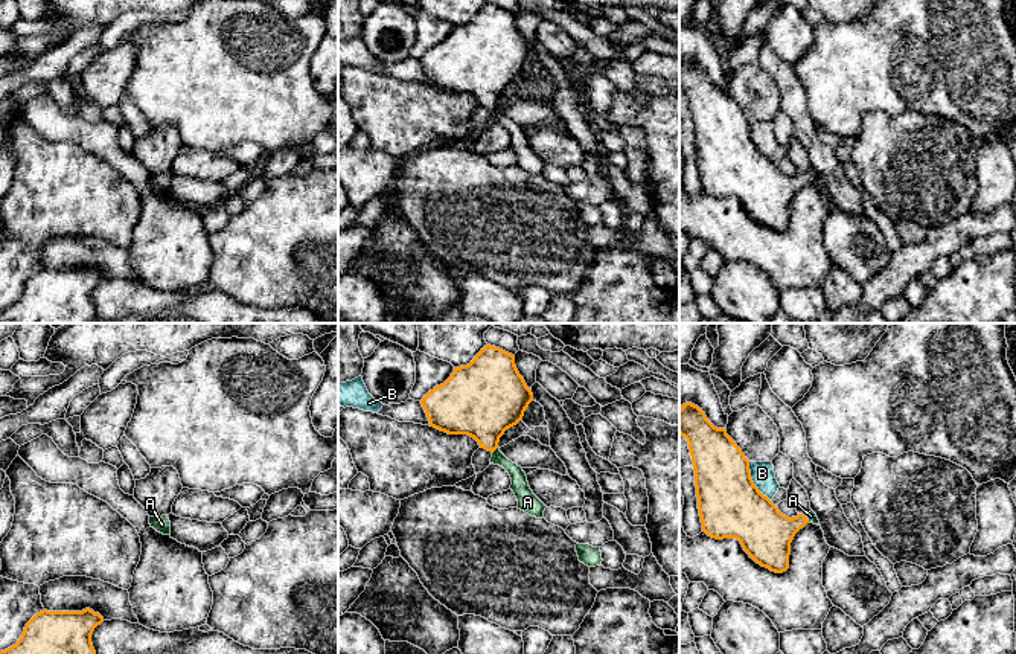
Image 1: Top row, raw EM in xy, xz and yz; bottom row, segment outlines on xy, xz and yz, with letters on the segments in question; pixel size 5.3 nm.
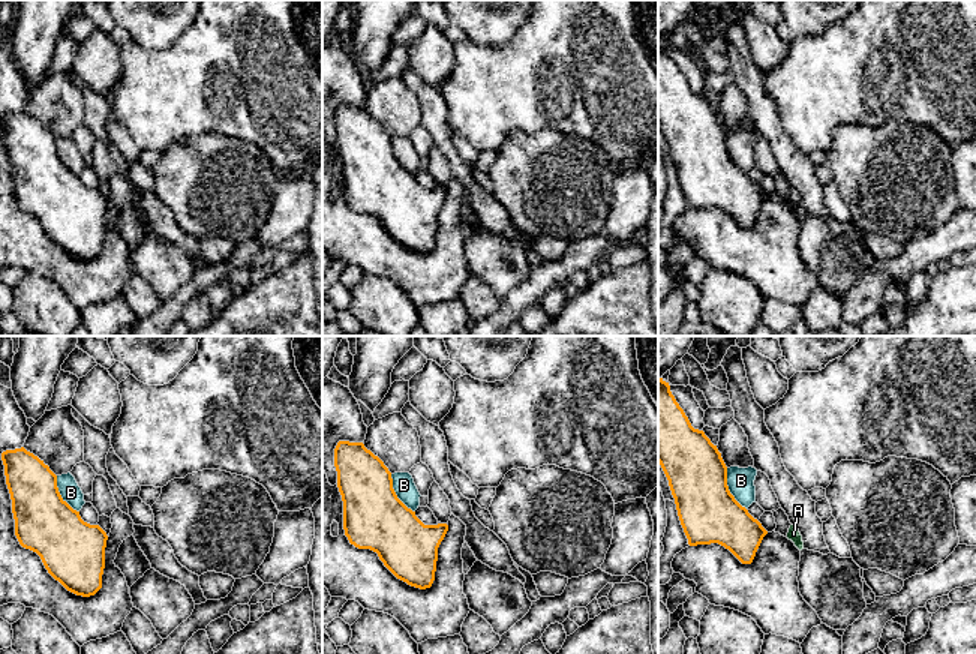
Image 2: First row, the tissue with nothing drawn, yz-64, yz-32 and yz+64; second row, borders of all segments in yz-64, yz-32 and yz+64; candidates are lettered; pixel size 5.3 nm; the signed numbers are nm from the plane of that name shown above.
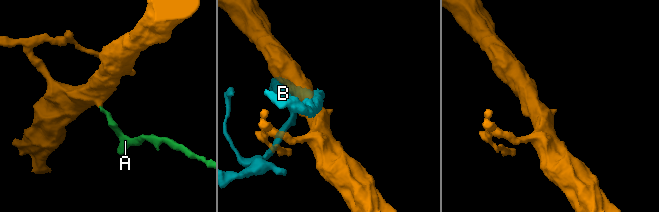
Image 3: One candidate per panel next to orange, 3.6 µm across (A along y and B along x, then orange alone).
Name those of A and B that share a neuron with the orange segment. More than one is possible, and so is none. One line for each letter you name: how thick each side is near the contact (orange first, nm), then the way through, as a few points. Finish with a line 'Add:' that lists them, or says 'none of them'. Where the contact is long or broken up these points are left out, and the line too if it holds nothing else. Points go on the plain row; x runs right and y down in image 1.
A: calibres 380 and 90 nm; way xz (483, 61), (488, 98), (495, 107), (518, 134), (520, 144)
Add: A

